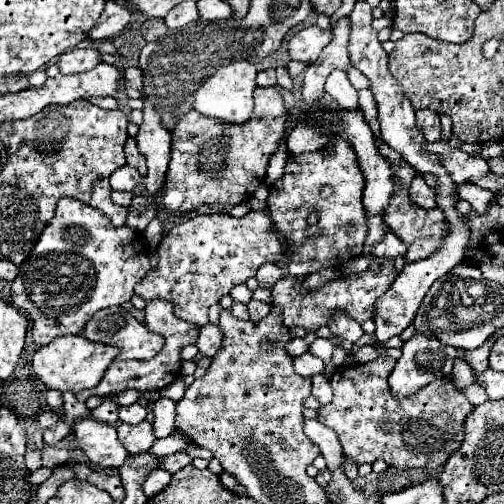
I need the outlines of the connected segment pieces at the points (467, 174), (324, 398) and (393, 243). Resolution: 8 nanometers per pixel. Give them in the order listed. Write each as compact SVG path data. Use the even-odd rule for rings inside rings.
M433 142L433 144L425 144L423 146L427 152L433 152L437 156L441 156L441 162L445 166L445 170L449 172L451 180L455 184L463 184L475 176L483 176L489 172L487 160L481 156L471 156L465 154L461 150L455 150L449 146L449 142Z
M323 374L313 376L313 396L317 396L317 400L319 400L321 404L329 404L331 398L333 398L329 380L327 380Z
M389 232L383 242L375 244L375 250L373 250L375 258L393 258L395 260L405 254L407 254L407 246L393 232Z

